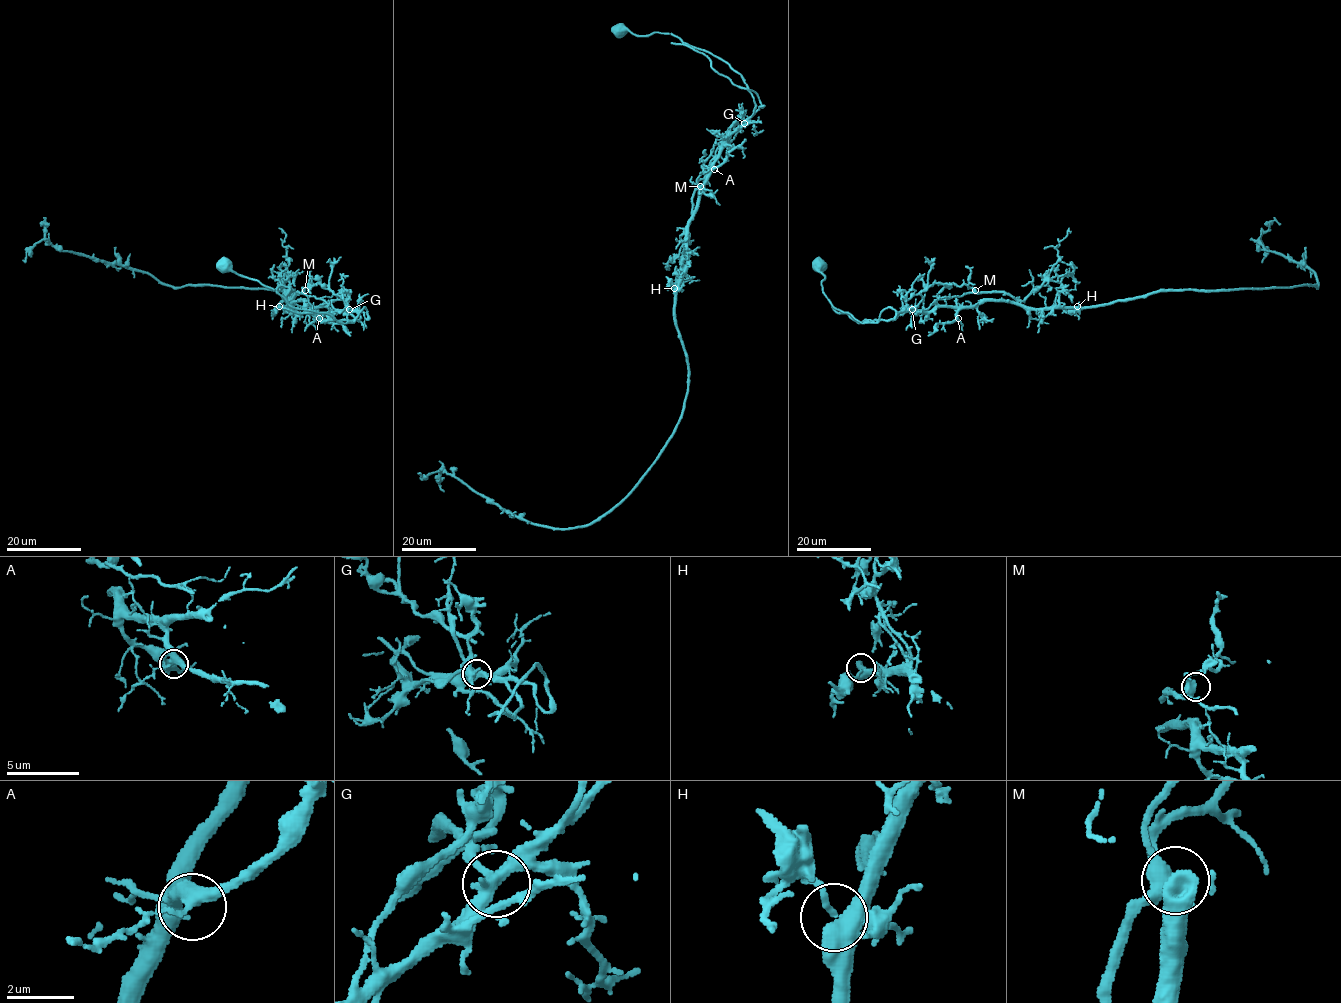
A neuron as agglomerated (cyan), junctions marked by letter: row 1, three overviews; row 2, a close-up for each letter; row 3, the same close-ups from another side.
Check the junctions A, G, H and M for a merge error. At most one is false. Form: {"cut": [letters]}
{"cut": ["G"]}

